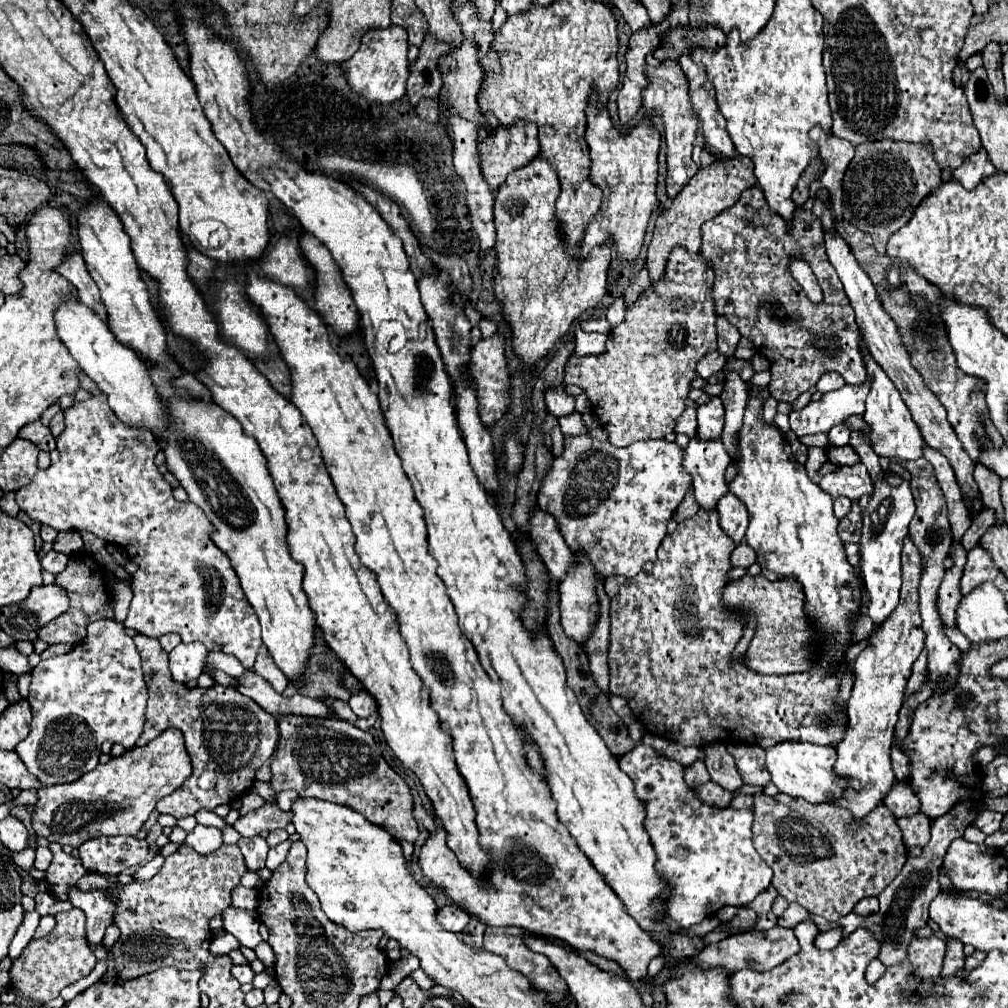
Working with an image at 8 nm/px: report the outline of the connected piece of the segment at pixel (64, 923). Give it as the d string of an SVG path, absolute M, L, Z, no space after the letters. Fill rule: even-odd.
M72 909L72 911L56 913L54 919L56 919L56 927L52 929L52 933L44 935L42 939L30 941L10 969L12 975L10 989L16 995L30 997L34 1003L46 1003L58 997L66 985L86 977L96 965L94 953L88 949L84 937L84 925L86 925L84 913L80 909Z

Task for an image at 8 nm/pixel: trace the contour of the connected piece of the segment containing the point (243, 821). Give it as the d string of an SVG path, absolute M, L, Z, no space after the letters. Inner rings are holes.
M264 805L256 811L250 811L246 815L240 815L238 821L234 823L234 829L242 835L242 837L254 837L260 835L260 831L268 829L284 829L288 823L292 821L292 813L284 813L280 811L276 805Z

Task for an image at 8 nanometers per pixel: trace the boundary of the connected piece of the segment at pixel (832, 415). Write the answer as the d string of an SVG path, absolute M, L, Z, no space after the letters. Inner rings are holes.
M870 377L860 383L860 385L844 385L838 391L830 391L824 393L820 401L810 401L804 409L792 411L790 415L790 429L798 435L814 435L814 433L828 433L834 425L850 419L850 415L862 415L862 411L866 411L866 395L870 391Z

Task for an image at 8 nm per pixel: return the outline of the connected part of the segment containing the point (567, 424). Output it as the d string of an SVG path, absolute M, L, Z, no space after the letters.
M572 411L570 417L566 415L566 417L558 419L558 423L560 423L564 435L572 435L574 437L574 435L582 435L586 431L586 425L582 423L582 415L578 411Z

